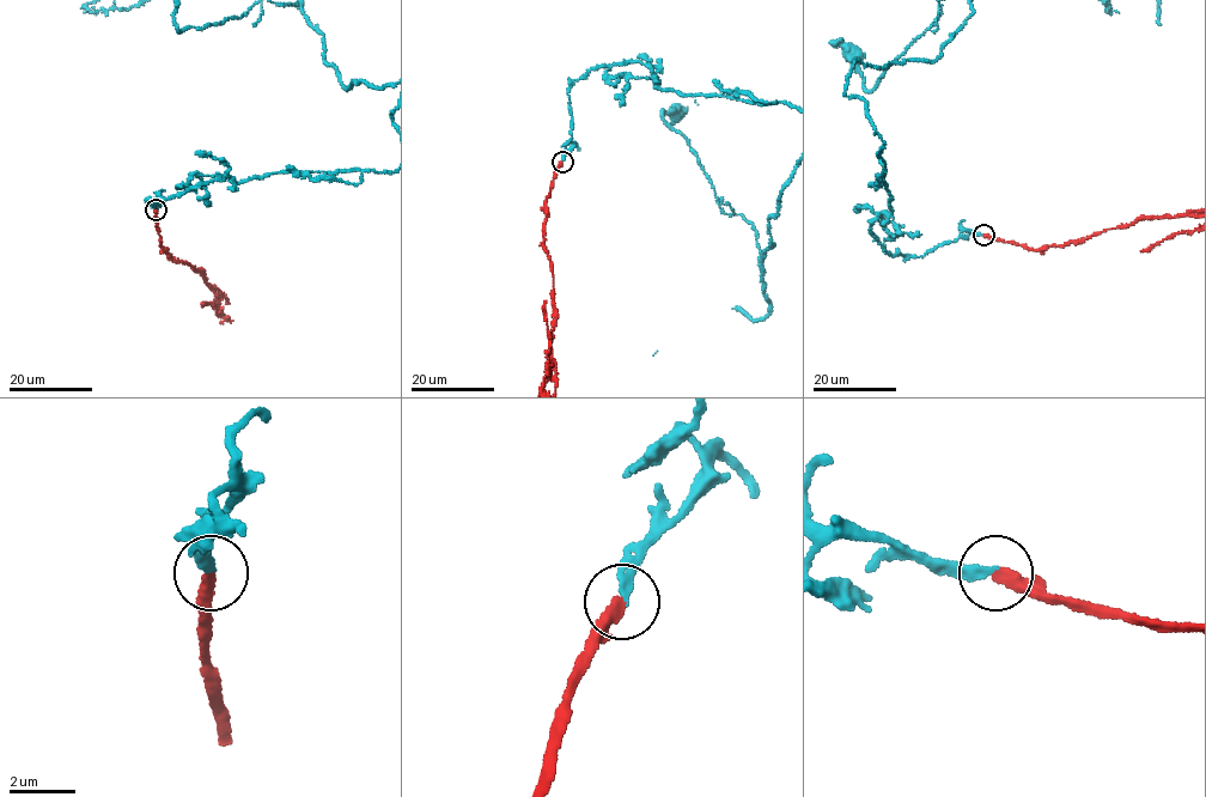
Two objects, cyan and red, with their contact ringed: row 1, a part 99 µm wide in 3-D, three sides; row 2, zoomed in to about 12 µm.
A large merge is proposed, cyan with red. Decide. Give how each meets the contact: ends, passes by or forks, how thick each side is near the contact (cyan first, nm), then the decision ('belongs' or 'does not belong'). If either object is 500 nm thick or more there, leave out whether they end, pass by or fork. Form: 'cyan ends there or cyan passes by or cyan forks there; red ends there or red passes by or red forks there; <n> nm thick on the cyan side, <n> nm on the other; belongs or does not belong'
cyan ends there; red ends there; 240 nm thick on the cyan side, 360 nm on the other; belongs

